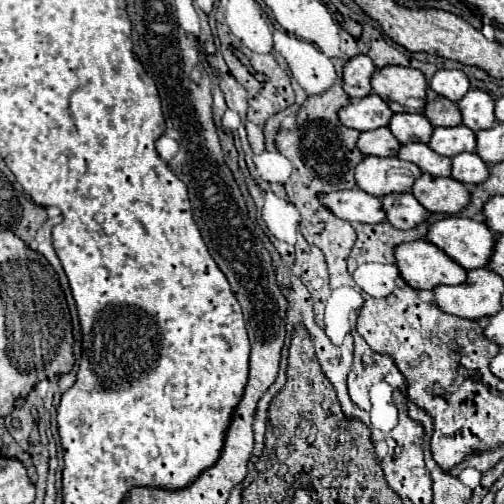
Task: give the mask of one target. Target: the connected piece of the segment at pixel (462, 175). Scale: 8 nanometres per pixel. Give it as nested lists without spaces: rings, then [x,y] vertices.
[[[462,152],[452,158],[452,178],[462,184],[480,184],[488,176],[488,164],[476,152]]]

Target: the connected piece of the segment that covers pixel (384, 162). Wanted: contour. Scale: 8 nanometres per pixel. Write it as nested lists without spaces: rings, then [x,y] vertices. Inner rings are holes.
[[[366,156],[356,166],[356,184],[364,192],[382,198],[390,192],[410,192],[414,180],[420,176],[420,168],[412,162],[404,162],[396,156],[380,158]]]

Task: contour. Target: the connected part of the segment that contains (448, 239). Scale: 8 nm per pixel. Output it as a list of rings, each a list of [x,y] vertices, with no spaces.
[[[448,216],[434,222],[424,240],[438,246],[464,270],[474,270],[488,264],[494,246],[494,232],[490,232],[484,222]]]

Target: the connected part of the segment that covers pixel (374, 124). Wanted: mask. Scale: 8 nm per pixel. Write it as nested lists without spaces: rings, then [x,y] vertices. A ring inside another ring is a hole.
[[[368,94],[344,106],[338,112],[338,118],[344,126],[354,128],[358,132],[366,132],[366,130],[374,130],[380,126],[388,126],[392,114],[394,112],[388,108],[388,104],[380,96]]]

